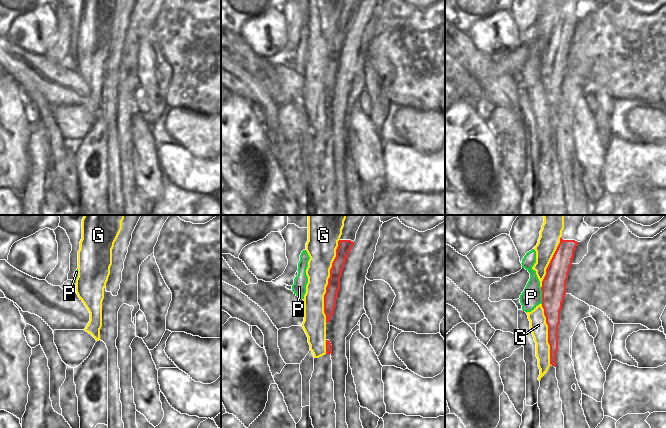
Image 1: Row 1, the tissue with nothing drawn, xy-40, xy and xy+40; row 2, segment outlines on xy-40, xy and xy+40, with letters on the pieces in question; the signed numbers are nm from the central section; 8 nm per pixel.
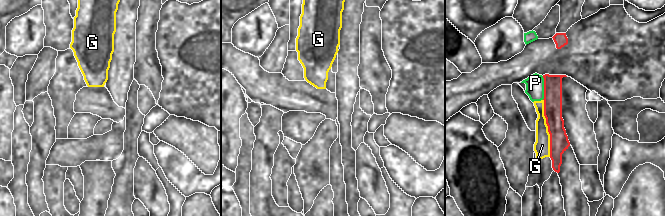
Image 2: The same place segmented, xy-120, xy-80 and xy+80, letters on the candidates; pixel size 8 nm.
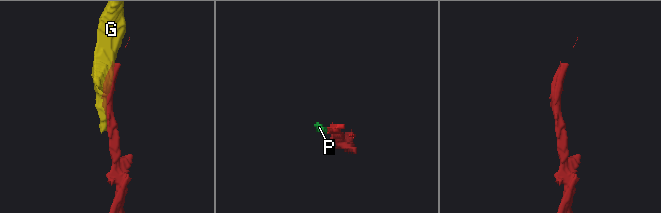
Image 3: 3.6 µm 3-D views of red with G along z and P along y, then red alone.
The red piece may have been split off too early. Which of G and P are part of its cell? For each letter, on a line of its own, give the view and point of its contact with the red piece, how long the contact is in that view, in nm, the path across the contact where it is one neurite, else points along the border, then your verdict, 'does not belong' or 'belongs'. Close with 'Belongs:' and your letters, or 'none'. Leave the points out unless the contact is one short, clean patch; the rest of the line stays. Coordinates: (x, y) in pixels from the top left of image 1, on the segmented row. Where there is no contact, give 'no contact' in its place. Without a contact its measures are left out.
G: contact xy (328, 281); length 700 nm; does not belong
P: contact xy+40 (542, 295); length 140 nm; border xy+40 (540, 287), (542, 303); does not belong
Belongs: none

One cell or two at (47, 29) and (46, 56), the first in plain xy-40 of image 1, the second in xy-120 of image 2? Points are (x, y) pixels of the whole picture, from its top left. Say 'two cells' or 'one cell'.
two cells

